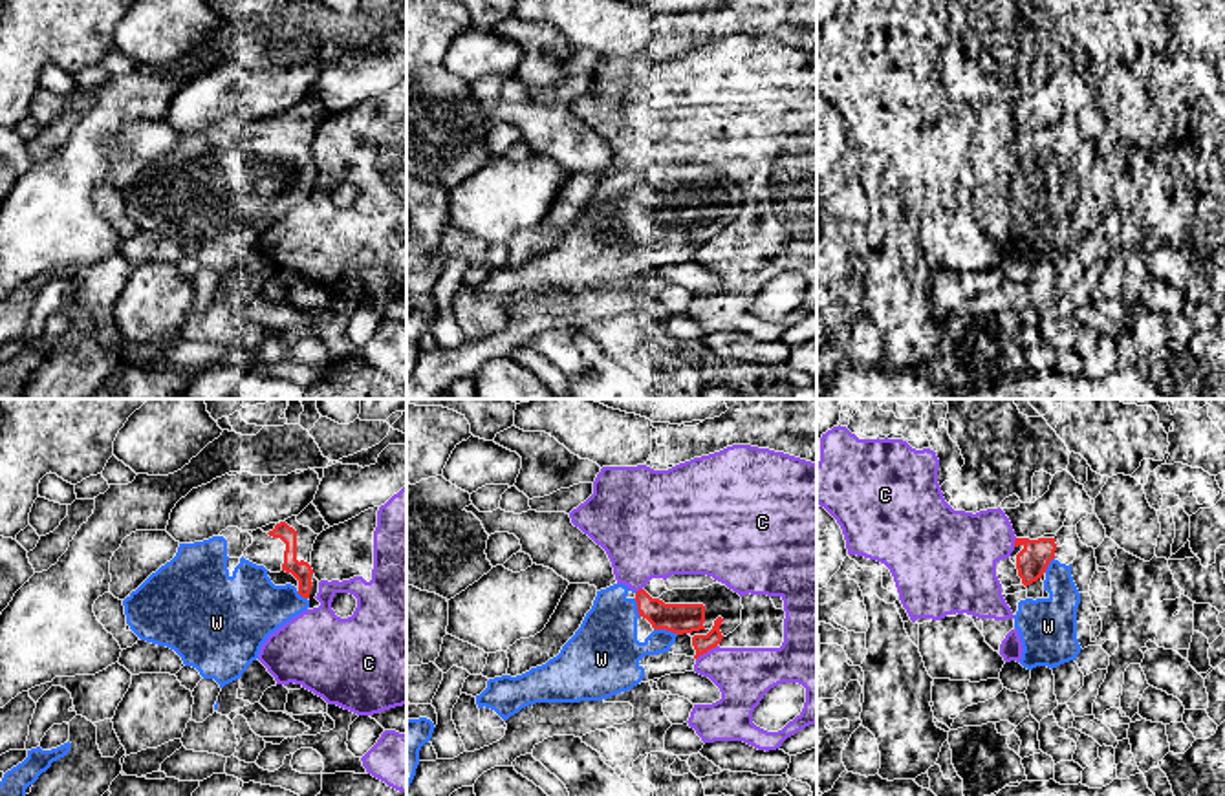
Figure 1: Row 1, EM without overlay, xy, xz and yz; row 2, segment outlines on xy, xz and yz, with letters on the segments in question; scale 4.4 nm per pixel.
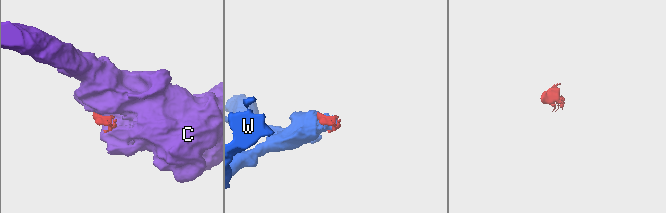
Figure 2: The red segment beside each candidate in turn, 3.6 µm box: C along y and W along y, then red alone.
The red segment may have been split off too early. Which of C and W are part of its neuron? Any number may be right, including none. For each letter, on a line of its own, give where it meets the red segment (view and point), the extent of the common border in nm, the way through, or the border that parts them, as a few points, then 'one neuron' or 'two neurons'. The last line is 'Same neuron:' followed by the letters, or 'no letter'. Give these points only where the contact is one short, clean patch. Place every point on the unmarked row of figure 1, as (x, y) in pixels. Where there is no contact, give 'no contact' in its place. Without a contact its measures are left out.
C: contact xz (705, 242); length 120 nm; two neurons
W: contact xz (667, 220); length 110 nm; one neuron
Same neuron: W

